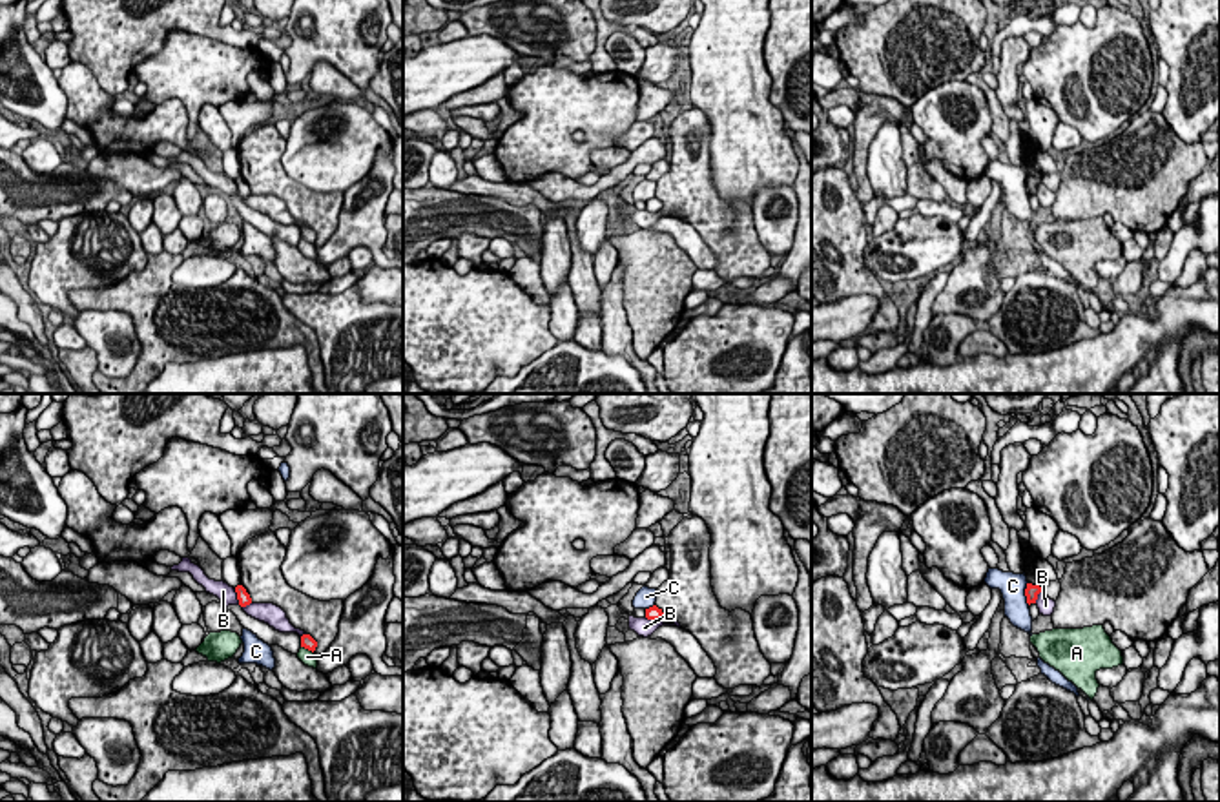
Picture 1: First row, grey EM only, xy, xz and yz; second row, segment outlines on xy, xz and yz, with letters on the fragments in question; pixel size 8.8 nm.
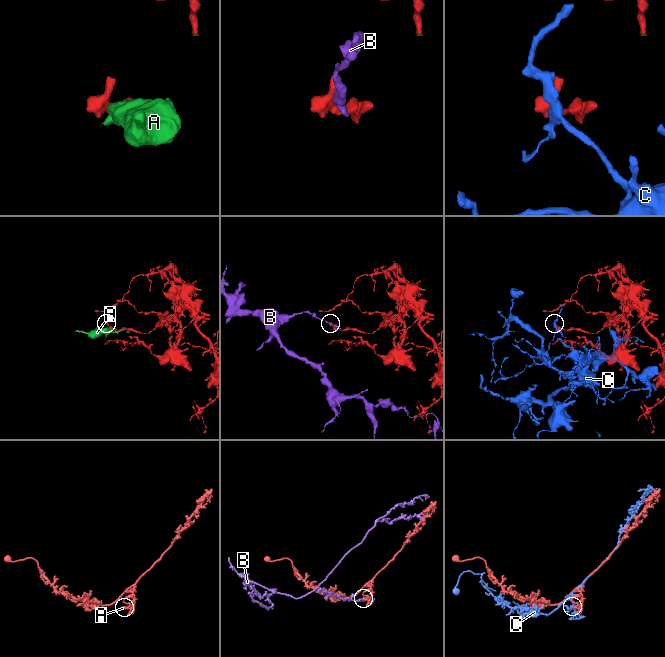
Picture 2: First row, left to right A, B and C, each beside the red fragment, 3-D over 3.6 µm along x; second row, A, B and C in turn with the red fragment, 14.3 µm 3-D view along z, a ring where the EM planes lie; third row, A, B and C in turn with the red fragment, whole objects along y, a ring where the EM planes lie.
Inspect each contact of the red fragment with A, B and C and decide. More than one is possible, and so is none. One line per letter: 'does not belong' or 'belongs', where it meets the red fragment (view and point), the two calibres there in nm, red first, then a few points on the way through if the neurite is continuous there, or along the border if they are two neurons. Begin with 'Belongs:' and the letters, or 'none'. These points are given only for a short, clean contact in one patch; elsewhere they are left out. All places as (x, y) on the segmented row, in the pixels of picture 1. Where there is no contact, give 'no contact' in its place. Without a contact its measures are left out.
Belongs: none
A: does not belong | xy (307, 647) | 120/130 nm | along xy (301, 646), (312, 653)
B: does not belong | xy (237, 596) | 120/160 nm
C: does not belong | yz (1025, 593) | 120/220 nm

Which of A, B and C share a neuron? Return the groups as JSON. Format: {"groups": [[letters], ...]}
{"groups": [["A"], ["B"], ["C"]]}

